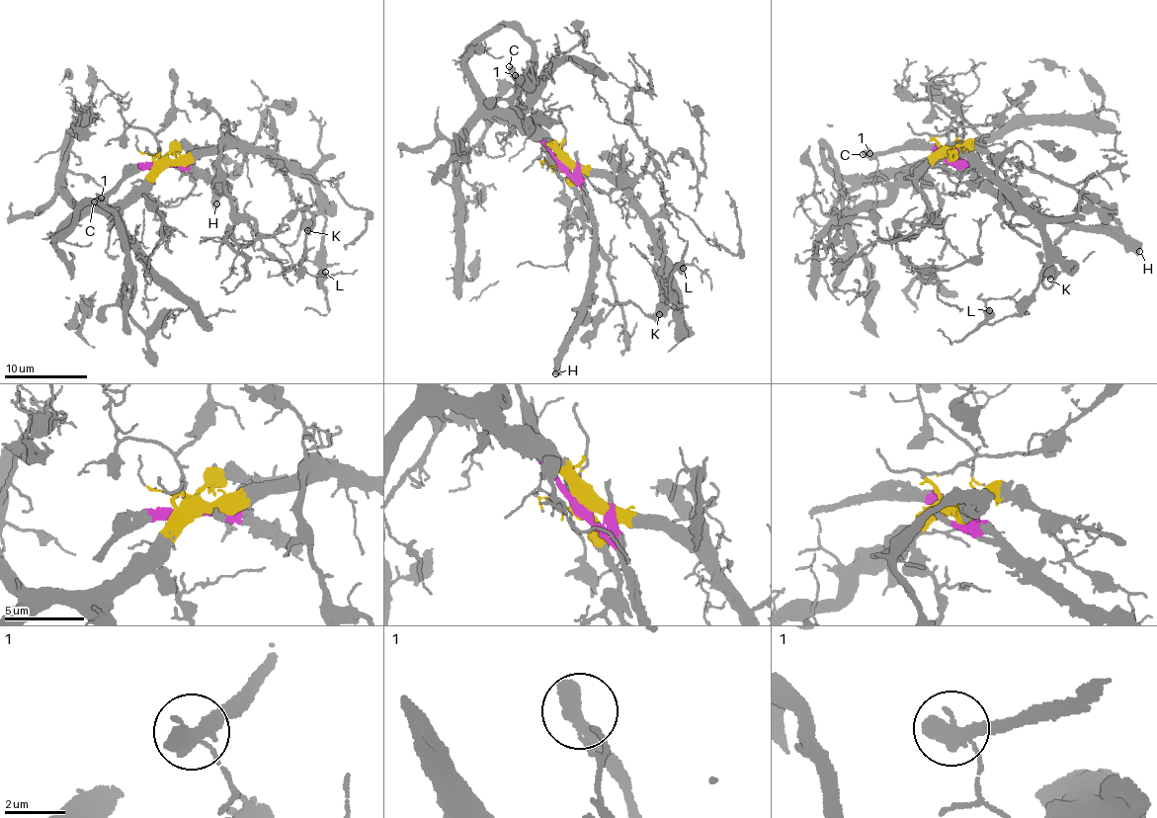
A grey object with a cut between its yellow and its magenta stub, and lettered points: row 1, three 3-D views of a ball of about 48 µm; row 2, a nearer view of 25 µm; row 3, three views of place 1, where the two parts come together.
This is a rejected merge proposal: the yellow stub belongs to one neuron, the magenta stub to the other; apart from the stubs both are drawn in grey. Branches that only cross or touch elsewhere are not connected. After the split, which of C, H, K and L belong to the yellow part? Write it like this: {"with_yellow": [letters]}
{"with_yellow": ["K", "L"]}

